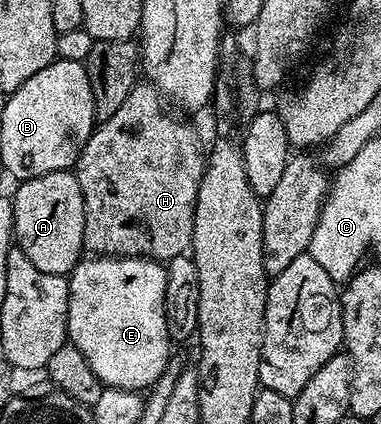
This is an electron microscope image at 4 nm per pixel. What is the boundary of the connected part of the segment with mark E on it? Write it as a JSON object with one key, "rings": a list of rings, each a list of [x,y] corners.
{"rings":[[[89,255],[81,259],[76,269],[67,277],[68,281],[68,340],[78,350],[82,350],[82,358],[90,364],[90,370],[94,372],[105,388],[121,388],[127,392],[143,393],[155,383],[156,379],[166,370],[170,357],[170,341],[166,330],[166,314],[164,313],[164,298],[167,267],[159,260],[149,260],[143,256],[97,256]]]}

